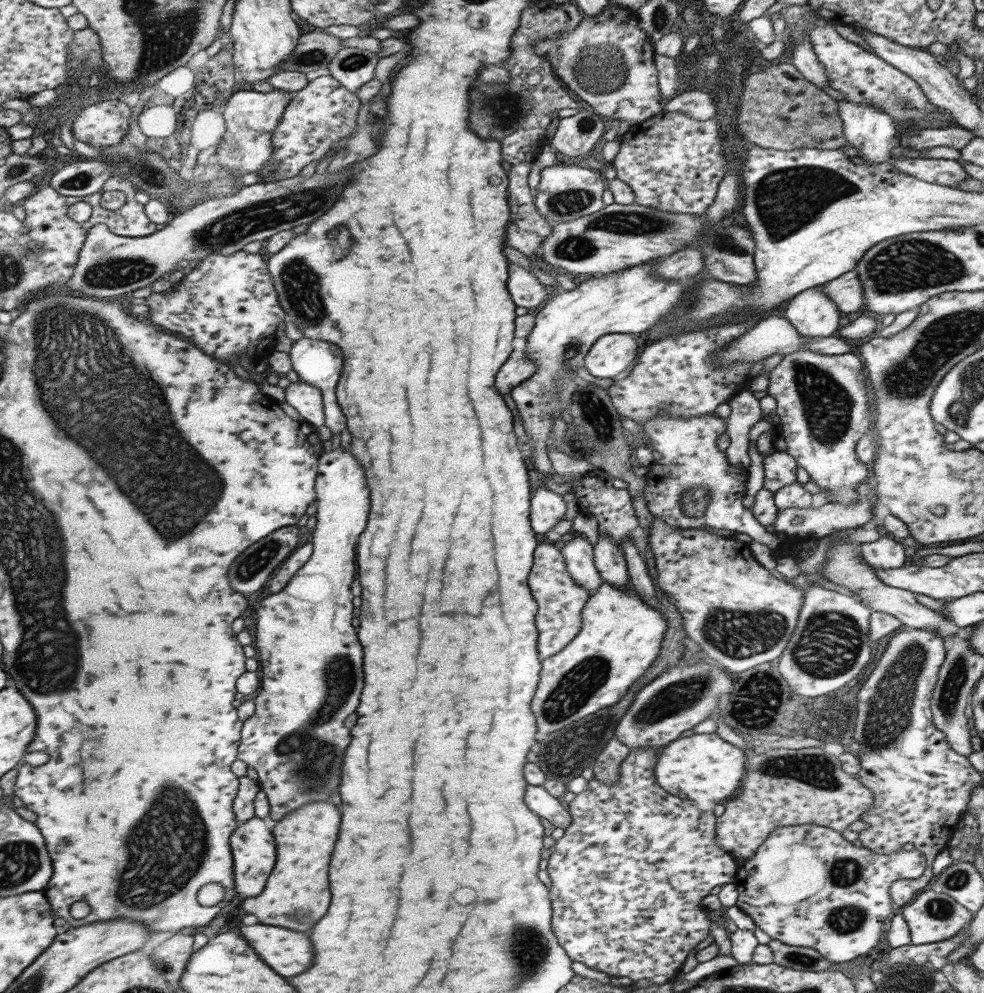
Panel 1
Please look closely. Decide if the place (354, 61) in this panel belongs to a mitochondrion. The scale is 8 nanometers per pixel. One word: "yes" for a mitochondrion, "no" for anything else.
yes

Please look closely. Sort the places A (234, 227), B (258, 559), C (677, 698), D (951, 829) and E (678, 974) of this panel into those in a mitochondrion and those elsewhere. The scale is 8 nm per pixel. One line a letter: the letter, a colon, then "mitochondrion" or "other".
A: mitochondrion
B: mitochondrion
C: mitochondrion
D: other
E: other

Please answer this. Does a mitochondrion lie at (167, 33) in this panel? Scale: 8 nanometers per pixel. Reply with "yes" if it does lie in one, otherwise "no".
yes

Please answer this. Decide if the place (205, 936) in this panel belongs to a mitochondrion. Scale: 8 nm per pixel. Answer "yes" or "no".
no

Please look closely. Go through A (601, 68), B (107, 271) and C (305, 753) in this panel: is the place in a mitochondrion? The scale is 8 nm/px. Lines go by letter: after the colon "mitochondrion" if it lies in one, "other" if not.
A: mitochondrion
B: mitochondrion
C: mitochondrion

